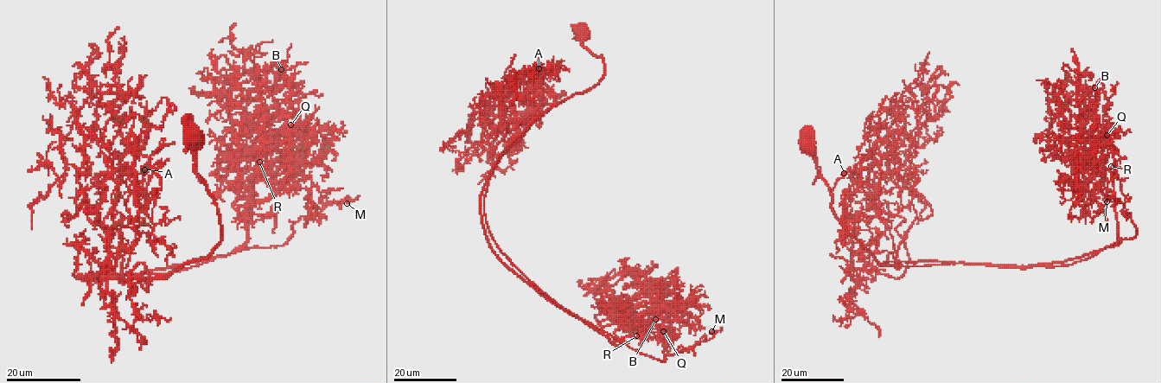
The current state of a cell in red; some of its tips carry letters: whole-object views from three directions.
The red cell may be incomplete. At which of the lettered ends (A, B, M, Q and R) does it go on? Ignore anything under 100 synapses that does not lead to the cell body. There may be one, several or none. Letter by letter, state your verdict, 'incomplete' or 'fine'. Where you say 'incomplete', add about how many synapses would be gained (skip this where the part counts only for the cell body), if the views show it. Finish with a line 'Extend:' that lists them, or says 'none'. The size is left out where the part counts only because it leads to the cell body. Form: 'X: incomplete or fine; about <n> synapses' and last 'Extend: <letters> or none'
A: fine
B: fine
M: incomplete; about 200 synapses
Q: fine
R: fine
Extend: M

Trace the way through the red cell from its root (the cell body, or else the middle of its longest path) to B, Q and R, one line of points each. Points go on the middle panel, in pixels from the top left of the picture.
B: (581, 32), (604, 76), (502, 155), (486, 224), (613, 343), (601, 322), (662, 306), (655, 319)
Q: (581, 32), (604, 76), (502, 155), (486, 224), (613, 343), (614, 322), (667, 316), (663, 331)
R: (581, 32), (604, 76), (549, 108), (502, 155), (485, 220), (540, 290), (615, 344), (636, 335)

